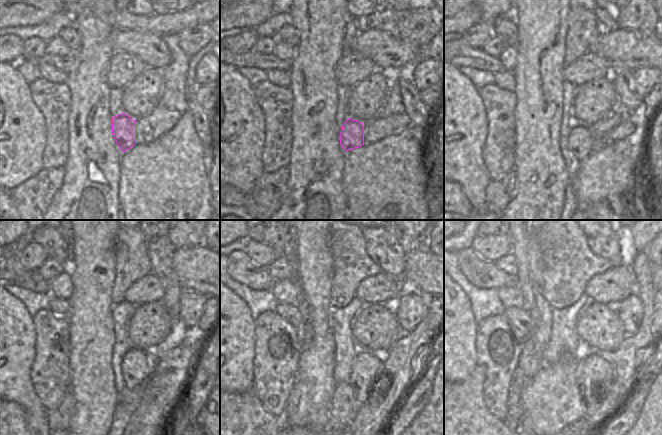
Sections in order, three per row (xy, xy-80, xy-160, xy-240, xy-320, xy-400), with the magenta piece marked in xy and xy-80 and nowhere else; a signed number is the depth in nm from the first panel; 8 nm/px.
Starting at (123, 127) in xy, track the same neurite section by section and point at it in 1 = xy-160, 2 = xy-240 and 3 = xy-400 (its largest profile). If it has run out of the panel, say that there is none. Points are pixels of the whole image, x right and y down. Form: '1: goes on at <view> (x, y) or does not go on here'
1: goes on at xy-160 (581, 141)
2: goes on at xy-240 (137, 365)
3: goes on at xy-400 (597, 381)

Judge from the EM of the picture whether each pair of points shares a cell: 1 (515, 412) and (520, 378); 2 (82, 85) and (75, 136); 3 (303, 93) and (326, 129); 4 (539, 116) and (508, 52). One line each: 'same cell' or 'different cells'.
1: same cell
2: same cell
3: same cell
4: different cells

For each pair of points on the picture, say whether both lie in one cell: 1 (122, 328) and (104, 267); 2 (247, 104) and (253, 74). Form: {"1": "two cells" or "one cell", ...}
{"1": "two cells", "2": "two cells"}

